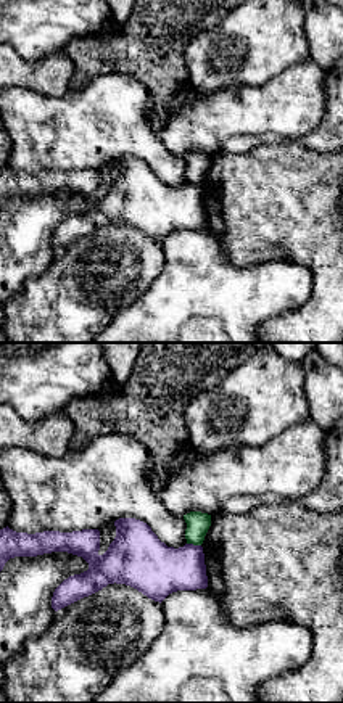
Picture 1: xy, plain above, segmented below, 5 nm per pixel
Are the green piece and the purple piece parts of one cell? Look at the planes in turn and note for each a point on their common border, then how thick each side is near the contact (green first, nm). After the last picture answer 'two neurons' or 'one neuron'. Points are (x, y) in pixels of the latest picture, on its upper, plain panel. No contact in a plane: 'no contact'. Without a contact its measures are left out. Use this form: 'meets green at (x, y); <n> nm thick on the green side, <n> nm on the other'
meets green at (194, 184); 120 nm thick on the green side, 280 nm on the other

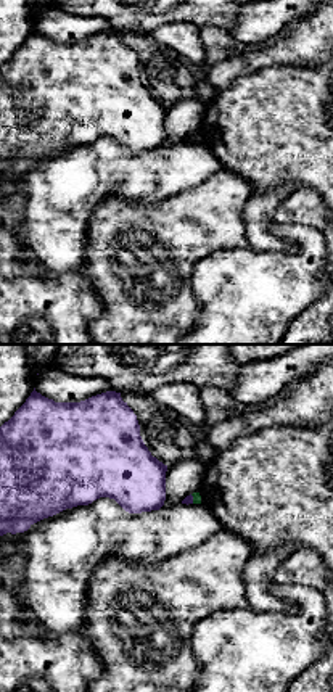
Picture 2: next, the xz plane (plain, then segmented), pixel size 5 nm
meets green at (193, 139); 50 nm thick on the green side, 50 nm on the other

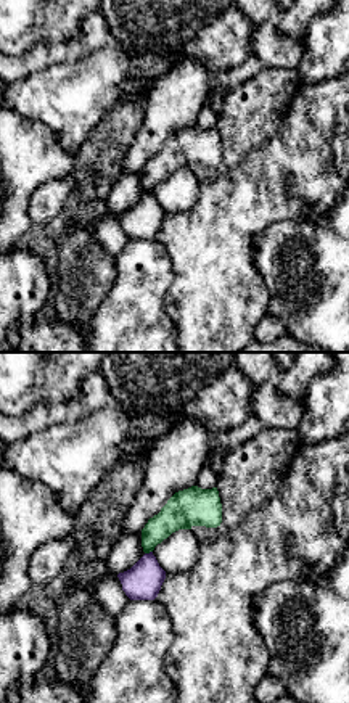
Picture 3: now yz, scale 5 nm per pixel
meets green at (148, 192); 160 nm thick on the green side, 180 nm on the other

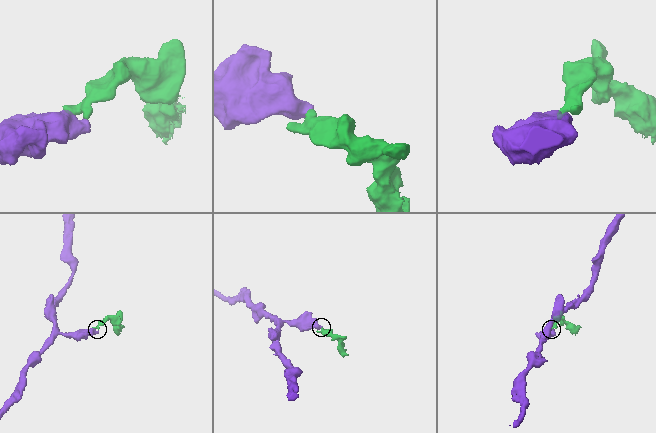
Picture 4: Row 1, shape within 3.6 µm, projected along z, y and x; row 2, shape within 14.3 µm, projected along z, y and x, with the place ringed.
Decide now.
two neurons

